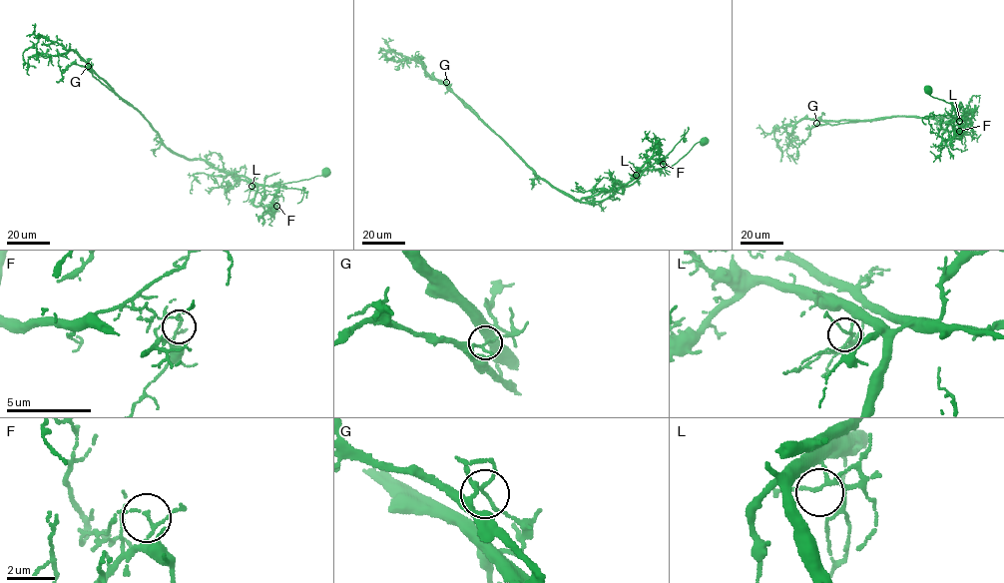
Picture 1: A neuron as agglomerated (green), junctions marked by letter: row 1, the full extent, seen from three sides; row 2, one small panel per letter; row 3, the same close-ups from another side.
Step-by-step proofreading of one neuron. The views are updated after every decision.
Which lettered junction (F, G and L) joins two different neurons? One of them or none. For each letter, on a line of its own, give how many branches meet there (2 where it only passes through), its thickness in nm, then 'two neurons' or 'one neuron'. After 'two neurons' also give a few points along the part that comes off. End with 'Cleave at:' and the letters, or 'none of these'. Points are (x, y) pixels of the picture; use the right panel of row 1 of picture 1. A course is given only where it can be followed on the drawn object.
F: 3 branches meet; 100 nm thick; one neuron
G: 3 branches meet; 100 nm thick; two neurons; foreign part runs (817, 123), (904, 116), (928, 116), (943, 123), (969, 111), (953, 118), (931, 116), (928, 119), (934, 130)
L: 3 branches meet; 120 nm thick; one neuron
Cleave at: G

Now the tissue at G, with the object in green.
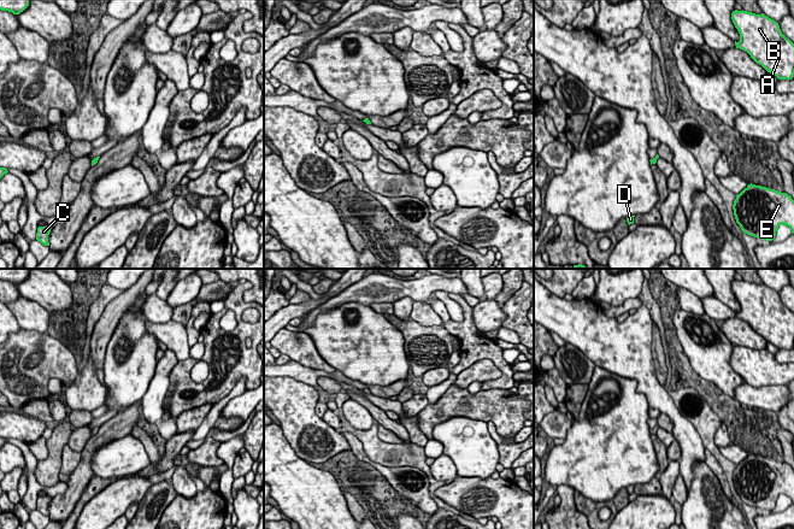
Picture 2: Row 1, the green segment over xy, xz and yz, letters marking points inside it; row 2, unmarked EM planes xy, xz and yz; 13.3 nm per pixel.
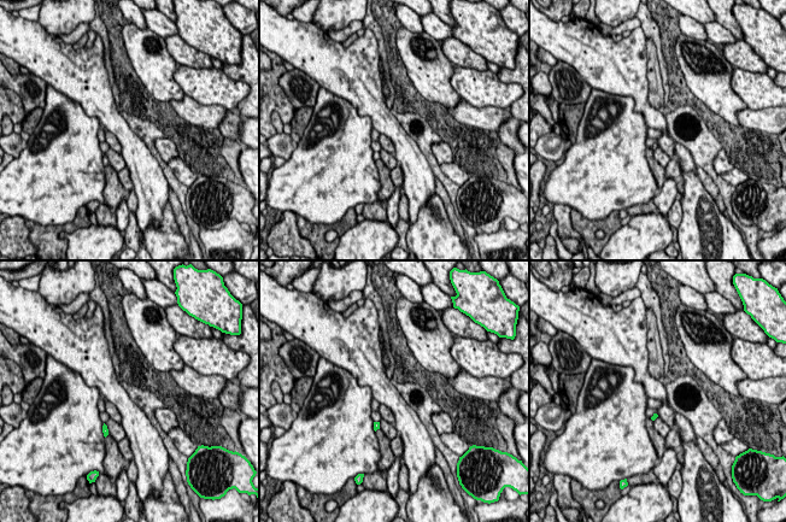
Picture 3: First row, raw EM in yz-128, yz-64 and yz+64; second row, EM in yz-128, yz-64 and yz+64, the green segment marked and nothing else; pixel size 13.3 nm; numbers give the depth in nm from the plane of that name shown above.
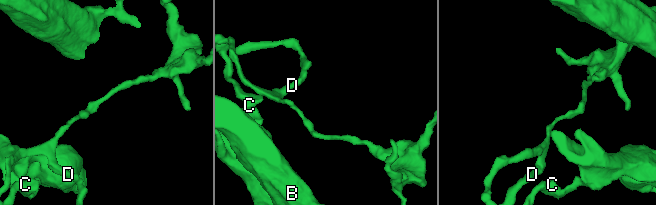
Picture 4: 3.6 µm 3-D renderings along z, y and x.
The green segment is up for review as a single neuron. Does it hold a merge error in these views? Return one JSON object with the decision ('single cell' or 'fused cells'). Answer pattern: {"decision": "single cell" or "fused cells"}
{"decision": "fused cells"}

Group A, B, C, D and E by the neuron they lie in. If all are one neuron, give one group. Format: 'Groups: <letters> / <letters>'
Groups: A B / C D E

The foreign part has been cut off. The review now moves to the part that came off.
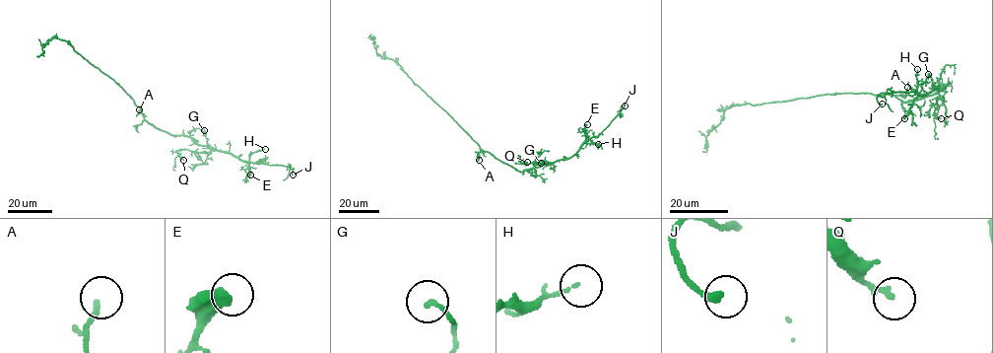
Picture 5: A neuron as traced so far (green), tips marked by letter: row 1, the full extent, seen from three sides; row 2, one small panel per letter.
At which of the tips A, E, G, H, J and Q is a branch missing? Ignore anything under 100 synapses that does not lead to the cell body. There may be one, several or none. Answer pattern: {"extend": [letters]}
{"extend": ["J"]}

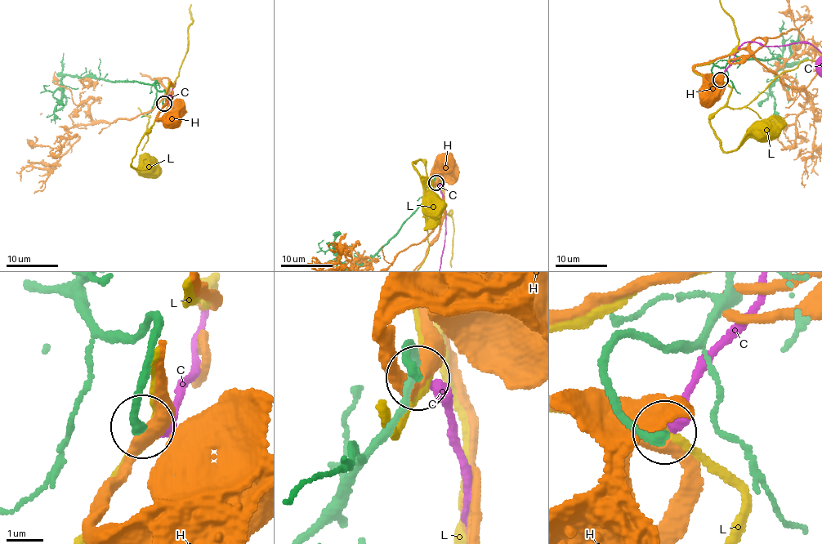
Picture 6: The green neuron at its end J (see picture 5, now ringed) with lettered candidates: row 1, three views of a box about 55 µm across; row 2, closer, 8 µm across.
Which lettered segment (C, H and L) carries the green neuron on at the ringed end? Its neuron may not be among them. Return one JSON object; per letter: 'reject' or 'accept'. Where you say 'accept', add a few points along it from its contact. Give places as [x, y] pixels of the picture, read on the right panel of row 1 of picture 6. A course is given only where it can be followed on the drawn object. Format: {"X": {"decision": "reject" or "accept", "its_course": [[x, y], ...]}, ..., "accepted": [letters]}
{"C": {"decision": "accept"}, "H": {"decision": "reject"}, "L": {"decision": "reject"}, "accepted": ["C"]}

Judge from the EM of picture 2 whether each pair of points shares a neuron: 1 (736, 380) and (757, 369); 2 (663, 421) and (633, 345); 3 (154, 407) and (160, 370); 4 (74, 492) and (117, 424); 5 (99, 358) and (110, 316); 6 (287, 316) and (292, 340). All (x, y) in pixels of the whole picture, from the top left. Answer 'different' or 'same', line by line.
1: different
2: different
3: same
4: same
5: same
6: different

